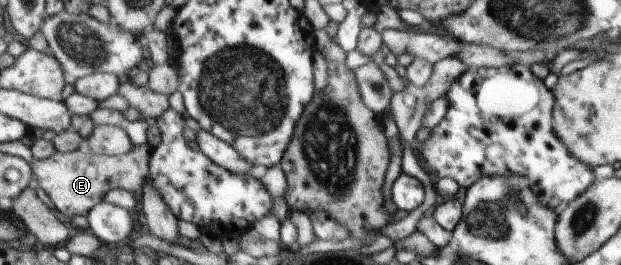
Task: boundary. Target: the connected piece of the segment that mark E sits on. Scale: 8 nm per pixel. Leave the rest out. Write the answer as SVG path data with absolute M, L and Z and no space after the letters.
M148 143L134 145L132 152L122 156L97 155L86 152L83 148L74 152L57 150L48 160L34 158L31 166L39 185L39 192L64 216L79 219L81 216L87 217L92 208L104 202L110 190L124 189L134 192L142 201L144 184L151 174L152 153L153 148Z

